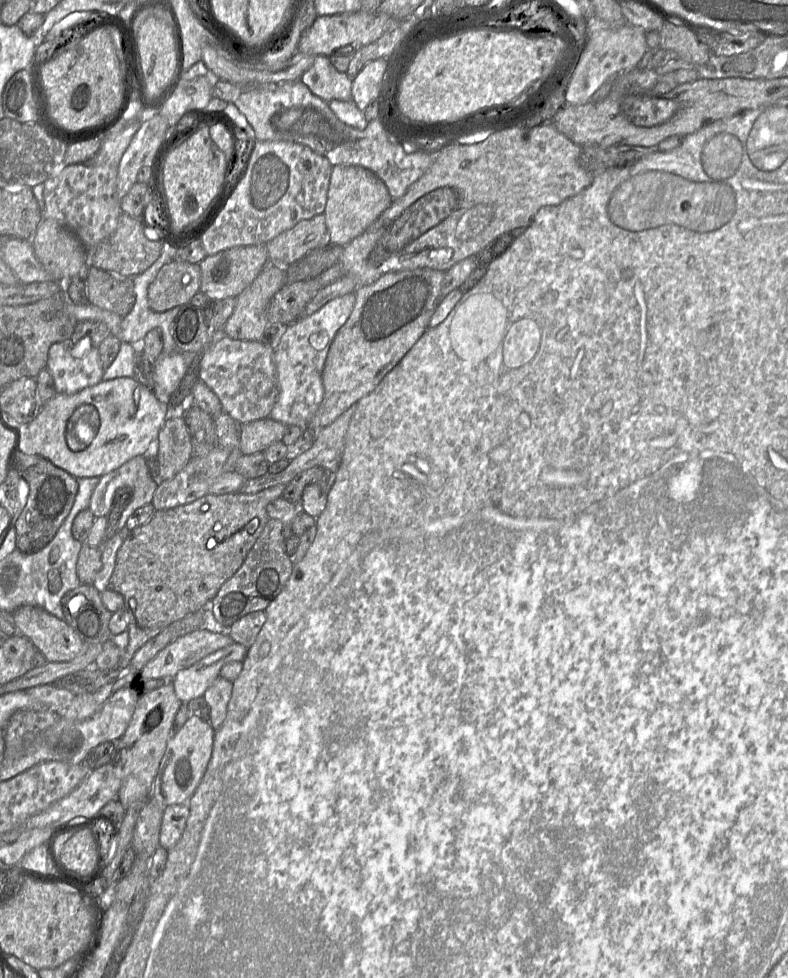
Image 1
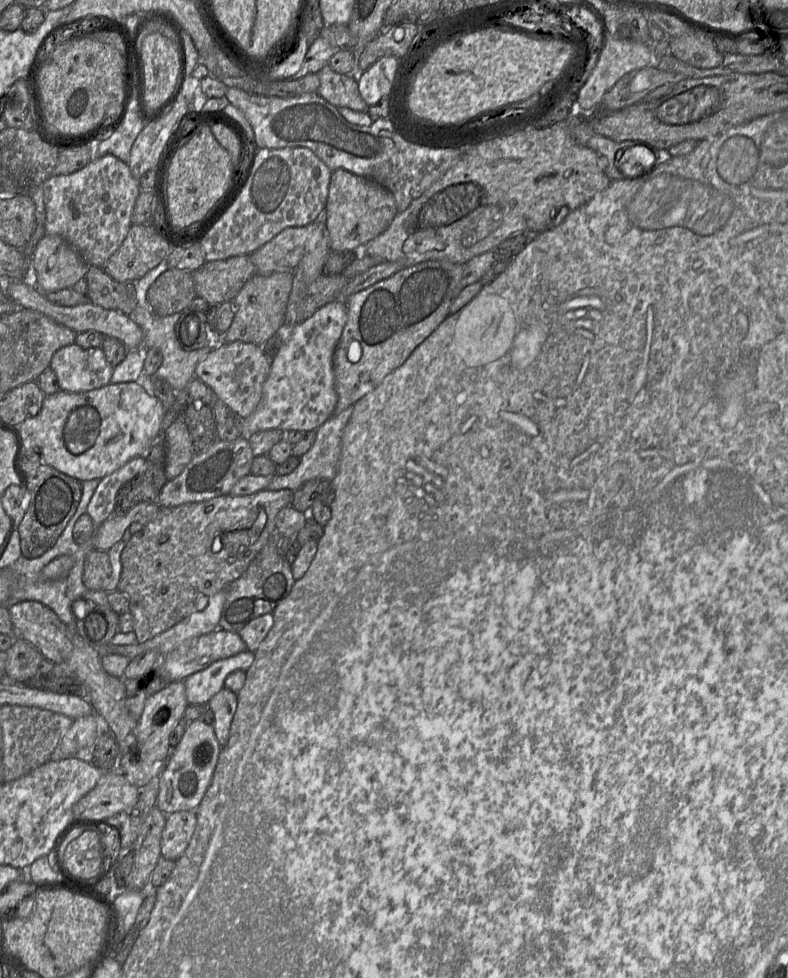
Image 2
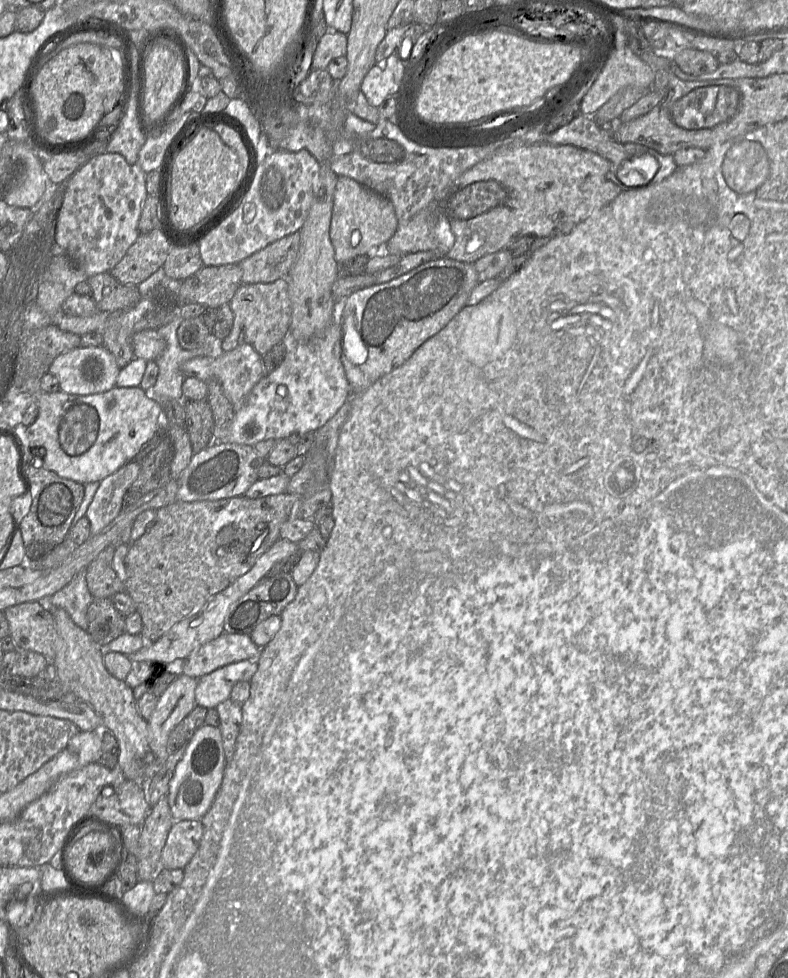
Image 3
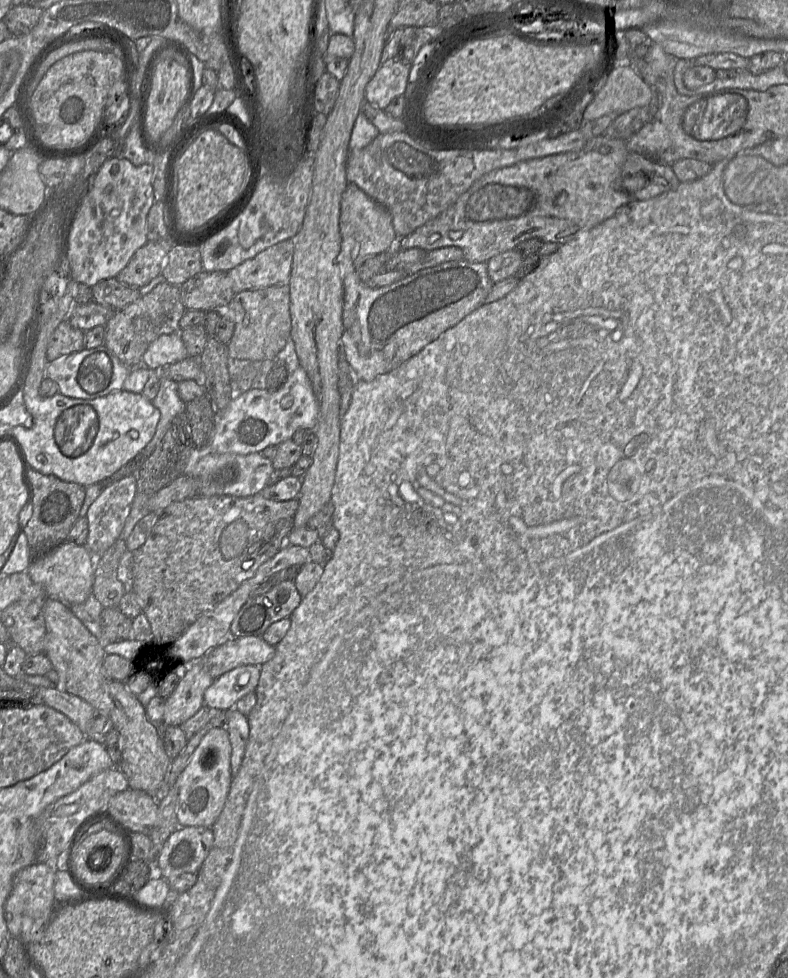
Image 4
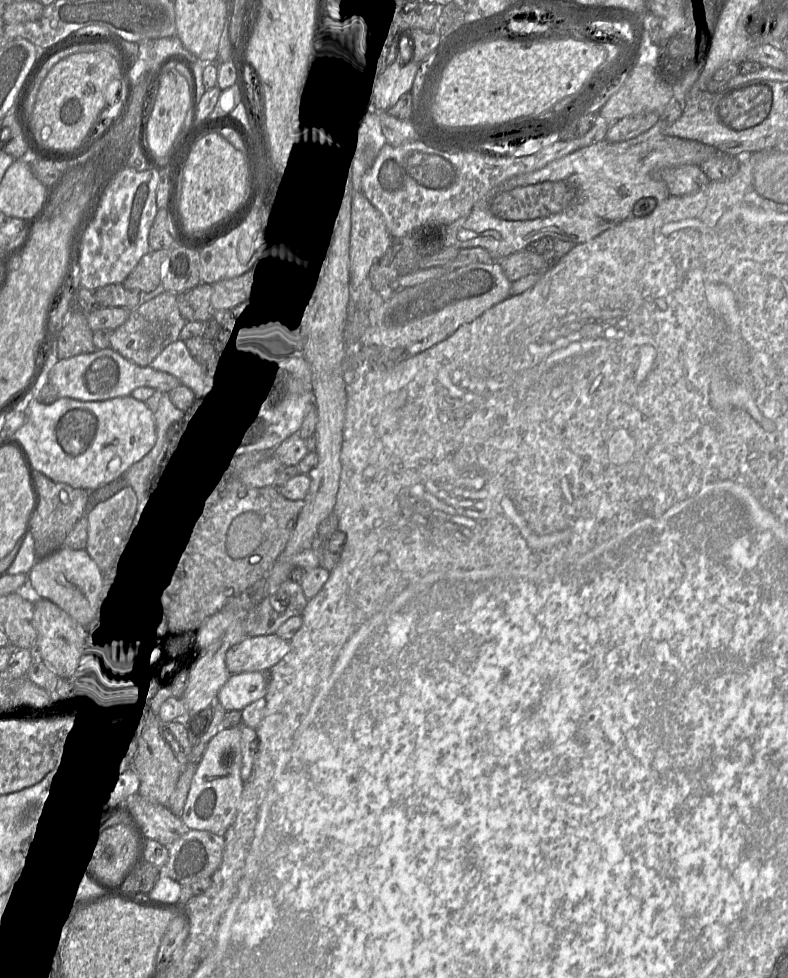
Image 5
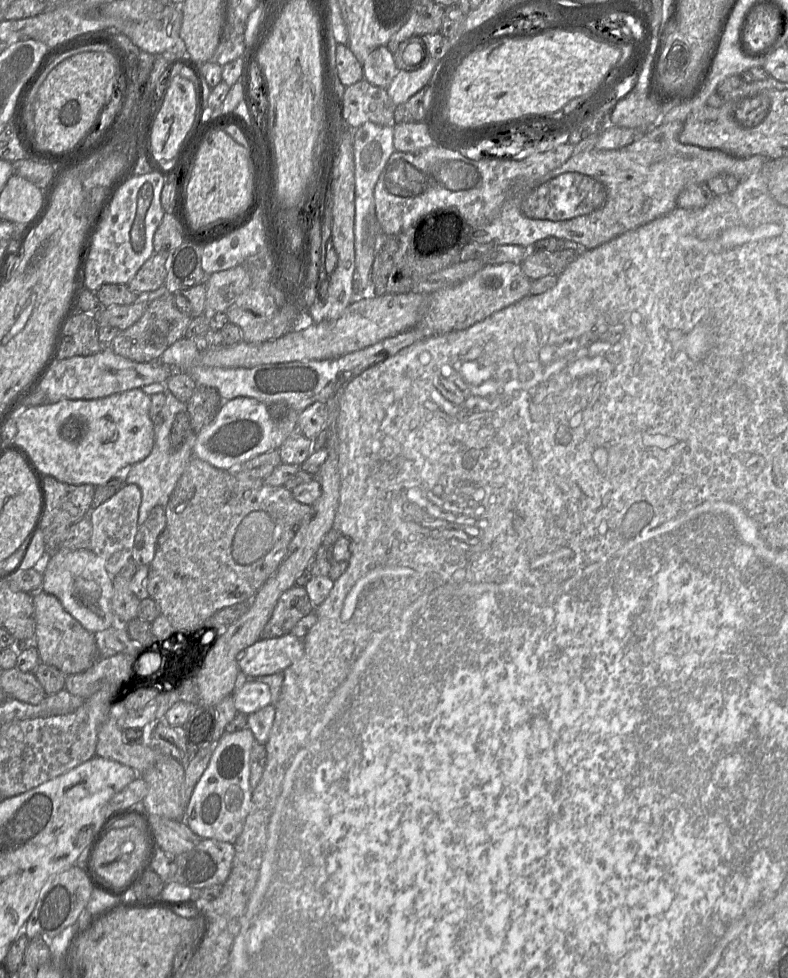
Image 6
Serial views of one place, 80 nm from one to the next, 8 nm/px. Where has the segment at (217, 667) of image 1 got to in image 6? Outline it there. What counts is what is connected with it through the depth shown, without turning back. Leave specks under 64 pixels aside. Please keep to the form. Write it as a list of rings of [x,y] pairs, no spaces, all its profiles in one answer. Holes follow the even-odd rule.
[[[253,679],[241,680],[231,696],[237,711],[246,715],[273,703],[269,686]]]

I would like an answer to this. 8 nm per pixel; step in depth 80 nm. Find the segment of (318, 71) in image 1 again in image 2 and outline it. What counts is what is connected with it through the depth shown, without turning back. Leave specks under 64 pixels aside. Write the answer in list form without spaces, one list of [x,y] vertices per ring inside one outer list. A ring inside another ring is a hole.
[[[329,65],[324,66],[318,73],[320,85],[317,94],[336,108],[346,107],[358,112],[367,112],[369,106],[362,99],[358,84],[353,75],[342,75],[333,71]]]

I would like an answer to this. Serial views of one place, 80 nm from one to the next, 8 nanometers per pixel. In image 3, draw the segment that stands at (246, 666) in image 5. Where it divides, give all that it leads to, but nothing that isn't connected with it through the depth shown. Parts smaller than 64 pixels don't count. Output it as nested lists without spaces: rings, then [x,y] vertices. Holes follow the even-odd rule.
[[[222,633],[217,638],[202,644],[199,648],[193,651],[184,661],[176,667],[179,673],[199,679],[214,670],[231,663],[243,660],[257,660],[261,654],[262,648],[258,647],[250,635],[236,633]]]

